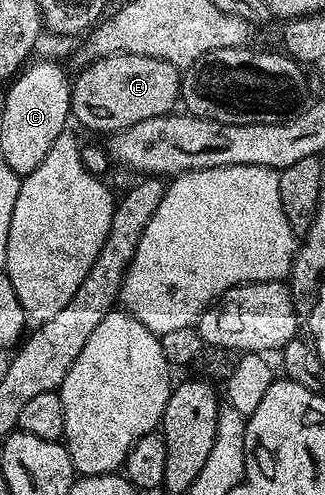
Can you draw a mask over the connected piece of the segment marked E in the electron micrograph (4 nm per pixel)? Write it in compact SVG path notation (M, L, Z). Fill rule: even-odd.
M115 53L83 66L79 72L71 82L71 116L96 133L111 135L134 123L142 123L142 119L161 117L173 112L180 101L181 70L162 59Z

